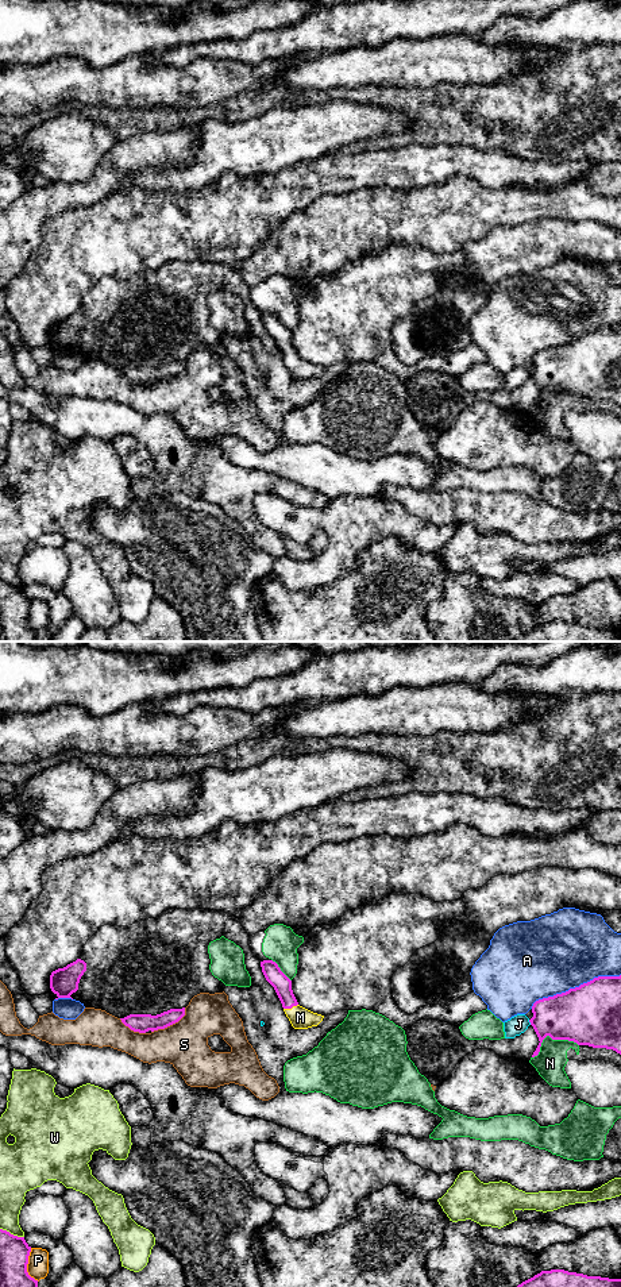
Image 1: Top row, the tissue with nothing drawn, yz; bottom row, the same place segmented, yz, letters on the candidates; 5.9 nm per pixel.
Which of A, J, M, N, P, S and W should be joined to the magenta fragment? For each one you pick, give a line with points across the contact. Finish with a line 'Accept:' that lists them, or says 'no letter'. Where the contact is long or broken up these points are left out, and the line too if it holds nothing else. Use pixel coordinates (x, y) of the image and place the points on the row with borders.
Accept: M

